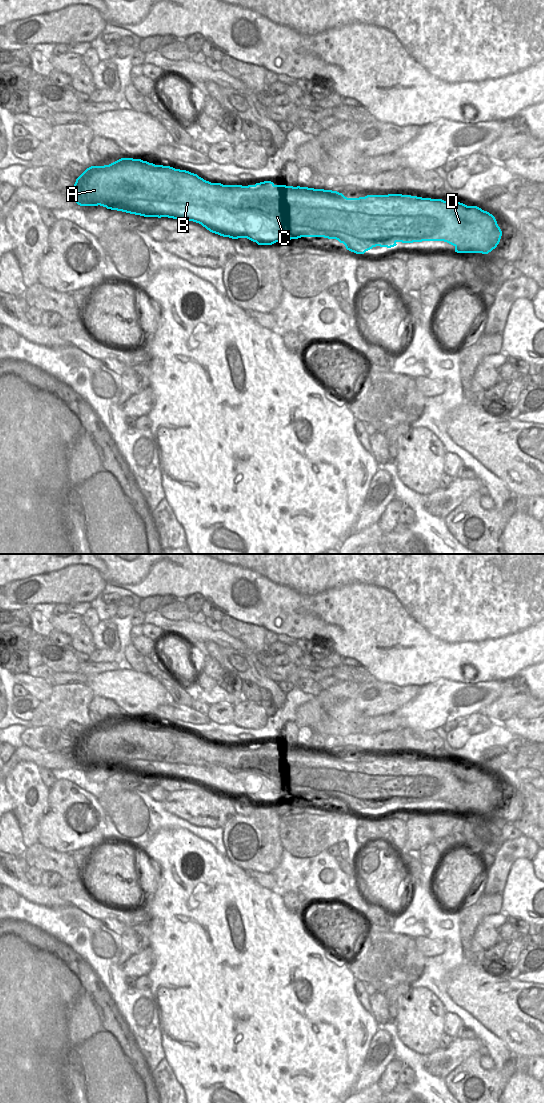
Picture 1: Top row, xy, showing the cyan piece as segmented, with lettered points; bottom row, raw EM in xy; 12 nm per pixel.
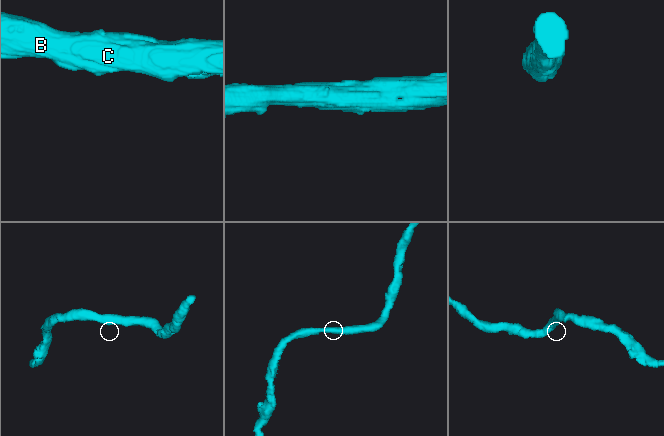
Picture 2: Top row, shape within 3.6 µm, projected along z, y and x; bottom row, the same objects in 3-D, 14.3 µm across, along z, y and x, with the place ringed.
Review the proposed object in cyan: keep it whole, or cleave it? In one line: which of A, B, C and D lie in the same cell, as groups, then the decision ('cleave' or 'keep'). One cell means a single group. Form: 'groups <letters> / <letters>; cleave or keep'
groups A B C D; keep

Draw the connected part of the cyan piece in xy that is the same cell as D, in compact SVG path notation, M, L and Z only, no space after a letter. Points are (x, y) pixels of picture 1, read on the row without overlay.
M121 718L109 725L87 728L76 739L70 753L80 766L100 765L107 769L144 777L168 777L193 781L220 796L232 799L247 798L258 805L272 805L301 797L324 797L338 800L351 812L364 814L376 806L394 807L397 802L444 801L453 805L457 813L488 814L497 807L502 796L502 791L492 774L477 766L467 766L456 761L402 754L347 758L337 751L275 745L271 741L248 746L223 745L206 741L186 730L155 725L133 718Z

